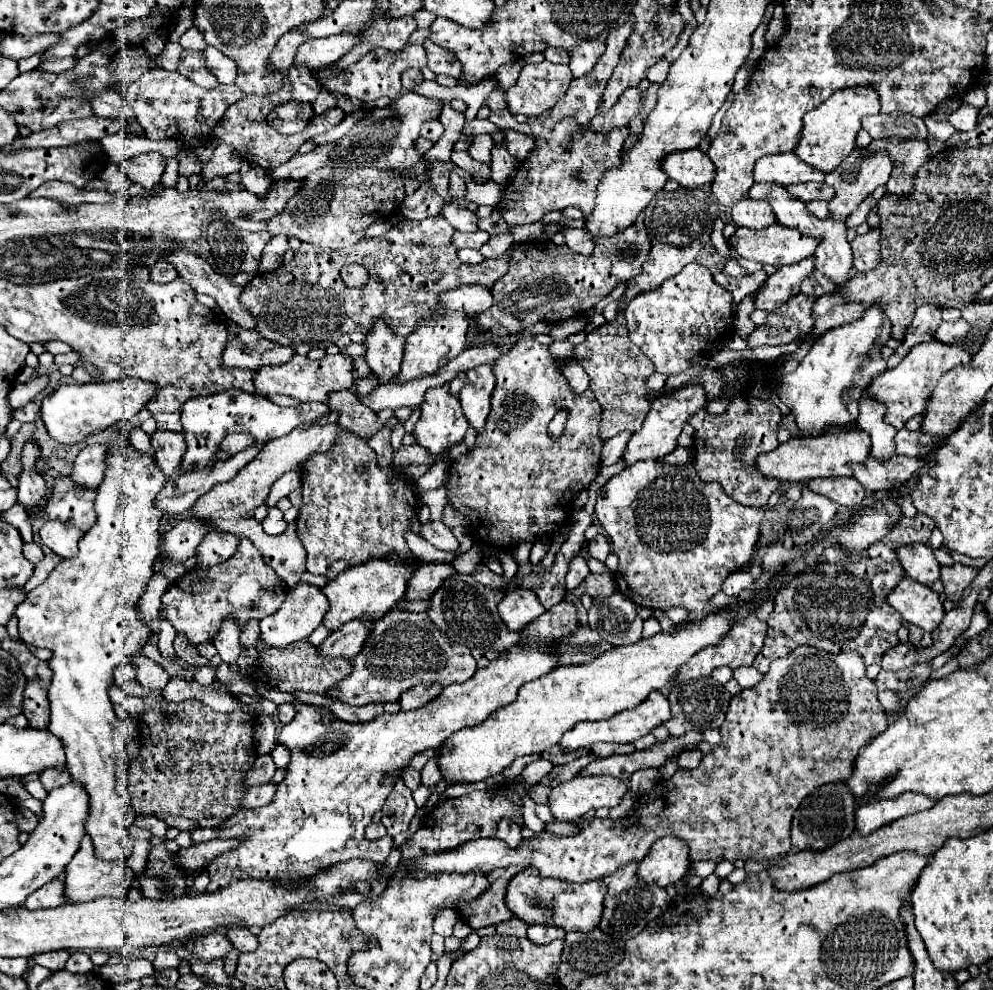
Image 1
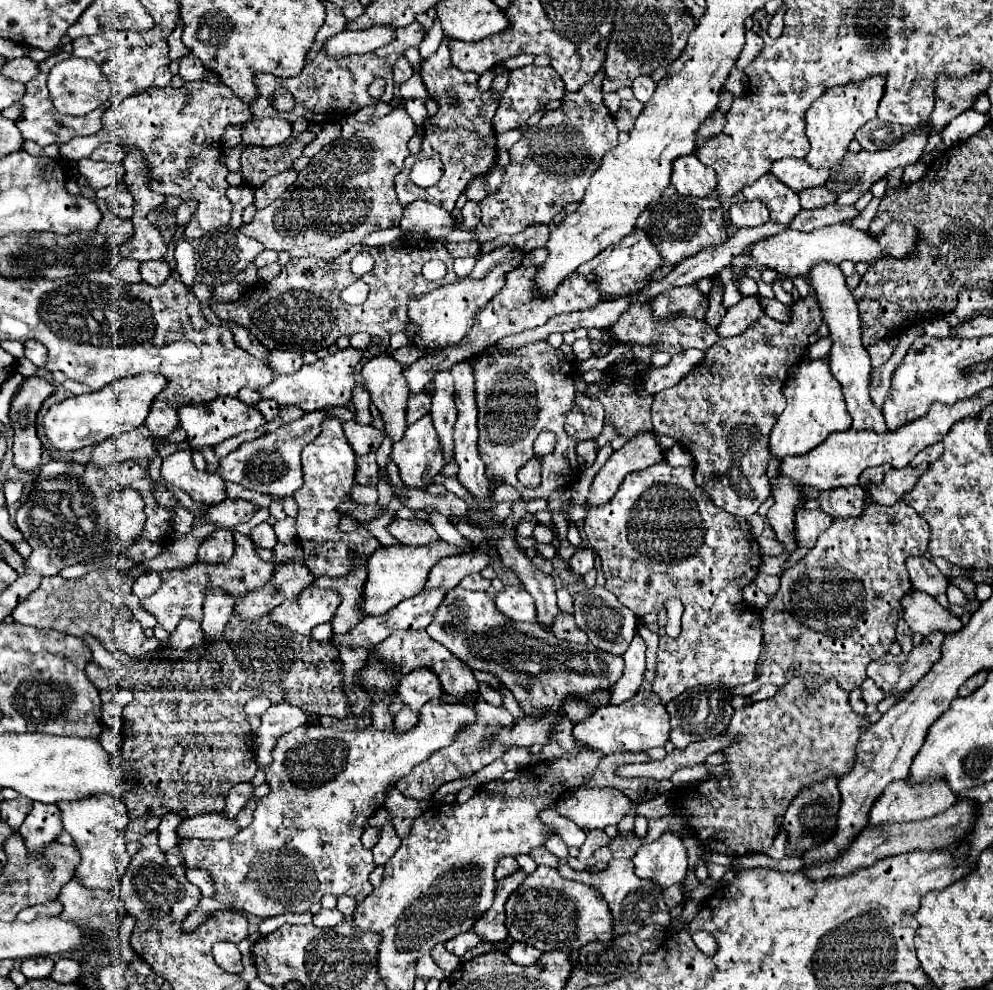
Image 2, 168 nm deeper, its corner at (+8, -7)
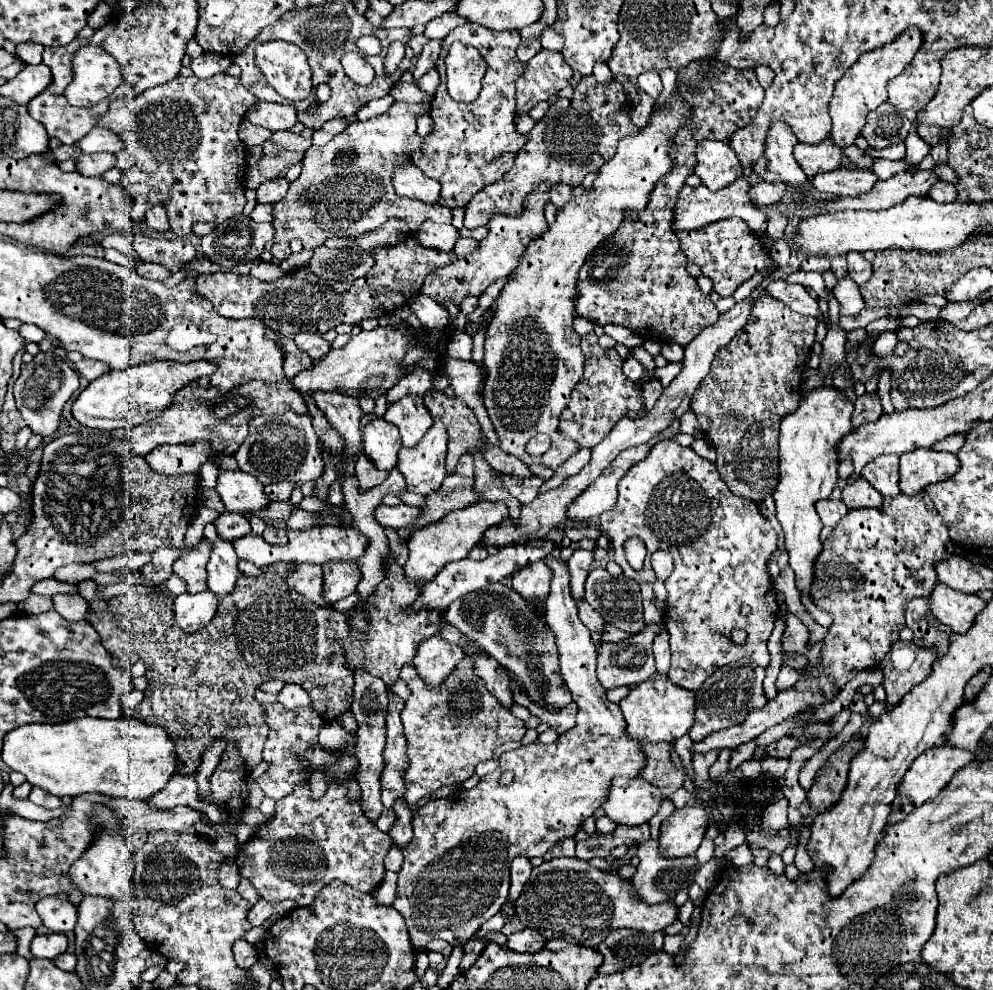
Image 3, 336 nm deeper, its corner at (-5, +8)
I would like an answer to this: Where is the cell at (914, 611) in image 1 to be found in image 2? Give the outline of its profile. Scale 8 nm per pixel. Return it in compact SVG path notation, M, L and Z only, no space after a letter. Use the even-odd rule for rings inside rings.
M913 590L901 600L905 608L905 620L909 628L917 634L929 636L933 632L957 632L963 628L961 618L951 614L947 608L943 608L933 596Z

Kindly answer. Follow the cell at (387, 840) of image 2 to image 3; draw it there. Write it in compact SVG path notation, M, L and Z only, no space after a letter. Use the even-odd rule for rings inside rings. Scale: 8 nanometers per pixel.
M392 845L384 857L384 865L390 871L398 871L402 865L402 849L398 845Z

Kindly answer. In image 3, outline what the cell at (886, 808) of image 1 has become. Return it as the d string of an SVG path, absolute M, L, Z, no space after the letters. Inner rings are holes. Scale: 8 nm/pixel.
M932 747L914 759L912 767L906 771L898 785L898 795L914 801L912 805L922 805L950 781L950 777L974 761L974 753L966 753L956 747Z

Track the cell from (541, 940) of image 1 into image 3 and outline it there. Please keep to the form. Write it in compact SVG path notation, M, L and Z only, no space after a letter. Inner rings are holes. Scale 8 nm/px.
M524 929L520 933L512 933L508 937L506 947L520 953L536 953L546 945L546 939L540 933L534 933L534 929Z

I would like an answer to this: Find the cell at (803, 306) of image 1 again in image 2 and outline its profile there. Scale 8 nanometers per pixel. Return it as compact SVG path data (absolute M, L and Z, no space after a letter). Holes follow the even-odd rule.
M817 294L797 300L791 306L791 322L783 324L769 316L755 320L745 332L733 338L717 340L713 348L705 352L705 358L675 386L661 390L653 400L653 430L661 436L669 432L685 450L695 458L695 482L703 488L713 504L735 514L739 518L749 518L759 510L759 506L771 496L771 486L767 478L769 462L769 434L779 414L785 408L785 396L781 392L789 370L797 366L807 352L807 338L823 322L821 308L817 304Z

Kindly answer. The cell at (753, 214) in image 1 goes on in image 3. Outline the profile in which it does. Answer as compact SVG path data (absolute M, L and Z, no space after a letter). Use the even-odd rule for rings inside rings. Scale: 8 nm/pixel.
M760 181L758 185L750 187L750 201L754 207L768 207L768 205L778 203L784 191L786 191L786 185L782 185L782 183Z

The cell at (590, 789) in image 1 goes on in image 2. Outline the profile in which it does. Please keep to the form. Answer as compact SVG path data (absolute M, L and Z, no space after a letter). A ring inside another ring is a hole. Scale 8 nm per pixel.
M585 786L585 788L577 788L573 792L567 792L563 798L557 800L557 806L555 810L561 814L561 816L567 816L569 820L573 820L579 828L587 828L587 830L603 830L605 826L617 826L621 822L623 816L627 816L631 812L631 800L615 790L615 788L591 788L591 786Z

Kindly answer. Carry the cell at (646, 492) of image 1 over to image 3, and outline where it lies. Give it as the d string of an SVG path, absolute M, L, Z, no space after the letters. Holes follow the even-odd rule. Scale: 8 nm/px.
M660 441L652 447L650 457L630 467L630 471L622 477L618 485L618 501L614 509L600 515L602 533L608 535L614 547L614 561L622 567L624 575L636 579L638 583L654 583L656 575L650 565L650 557L658 549L666 549L674 557L674 571L664 581L668 589L668 605L664 615L666 631L670 633L670 649L672 649L672 665L668 677L690 691L696 691L718 667L734 663L738 659L750 659L760 667L768 667L770 655L766 649L766 641L774 629L774 621L778 615L776 593L770 585L768 561L776 551L776 531L762 517L758 505L746 497L736 497L726 483L720 479L714 463L696 455L690 447L682 447L674 441ZM628 537L640 537L646 543L648 555L644 561L644 569L634 573L624 555L624 543ZM748 605L750 613L742 615L740 609ZM732 629L744 629L748 639L744 645L736 645L730 639Z

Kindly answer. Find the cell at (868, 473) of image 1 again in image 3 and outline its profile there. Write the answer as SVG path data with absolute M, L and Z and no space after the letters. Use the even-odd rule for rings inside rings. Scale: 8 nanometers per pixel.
M916 449L900 457L900 491L904 495L914 495L926 485L952 477L958 469L958 459L944 451Z

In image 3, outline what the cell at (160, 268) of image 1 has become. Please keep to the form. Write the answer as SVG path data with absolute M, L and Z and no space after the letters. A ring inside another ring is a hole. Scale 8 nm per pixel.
M142 231L134 233L134 249L142 261L150 261L156 265L164 265L172 273L182 269L196 257L196 249L192 243L182 239L154 239Z

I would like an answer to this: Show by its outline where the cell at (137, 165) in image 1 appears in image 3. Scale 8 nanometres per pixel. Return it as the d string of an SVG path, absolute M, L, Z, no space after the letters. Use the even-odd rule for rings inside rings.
M94 153L94 155L80 155L76 163L76 171L86 175L102 175L104 171L116 167L114 153Z

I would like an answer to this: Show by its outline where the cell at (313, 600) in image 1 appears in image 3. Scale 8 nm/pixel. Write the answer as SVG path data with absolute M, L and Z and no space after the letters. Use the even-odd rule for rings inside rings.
M338 561L338 563L326 563L324 567L324 601L328 605L334 605L336 601L352 595L356 591L356 585L360 581L358 567L354 561Z

